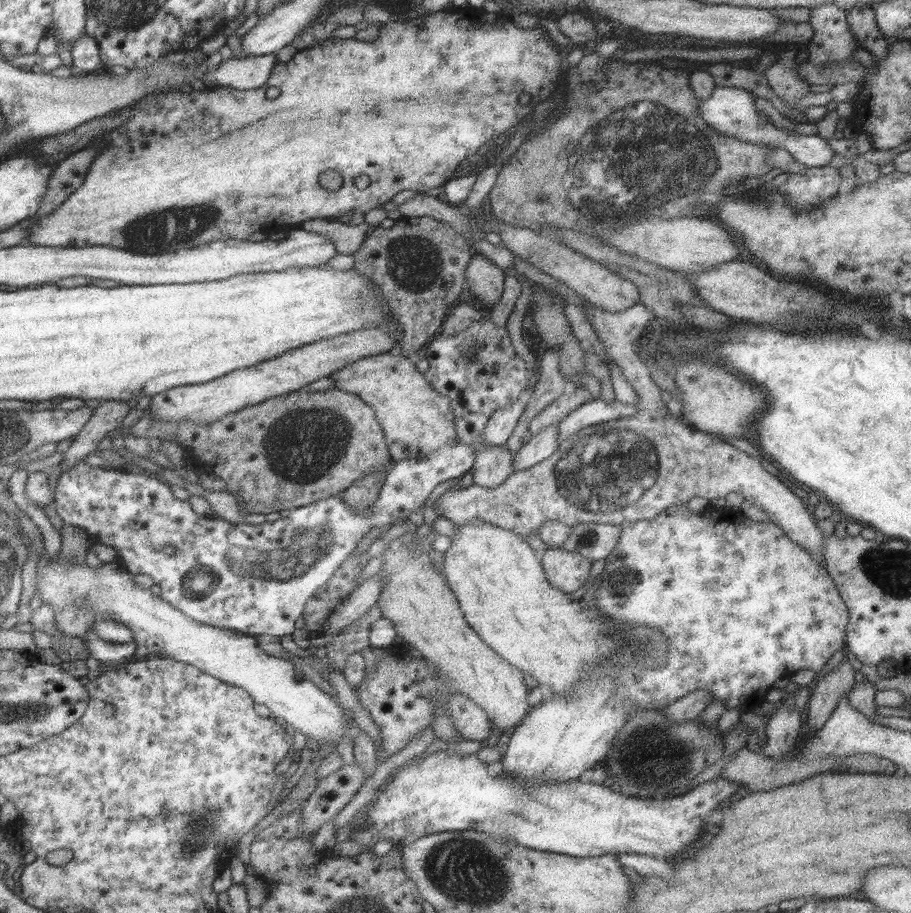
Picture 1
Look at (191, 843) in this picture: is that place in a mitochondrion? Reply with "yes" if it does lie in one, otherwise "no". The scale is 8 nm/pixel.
yes

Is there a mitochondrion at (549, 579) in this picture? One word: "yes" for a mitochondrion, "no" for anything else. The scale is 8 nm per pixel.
no

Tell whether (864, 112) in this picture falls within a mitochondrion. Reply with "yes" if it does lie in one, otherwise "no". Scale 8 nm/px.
no

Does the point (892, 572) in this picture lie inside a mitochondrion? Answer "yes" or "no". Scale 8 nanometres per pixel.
yes

